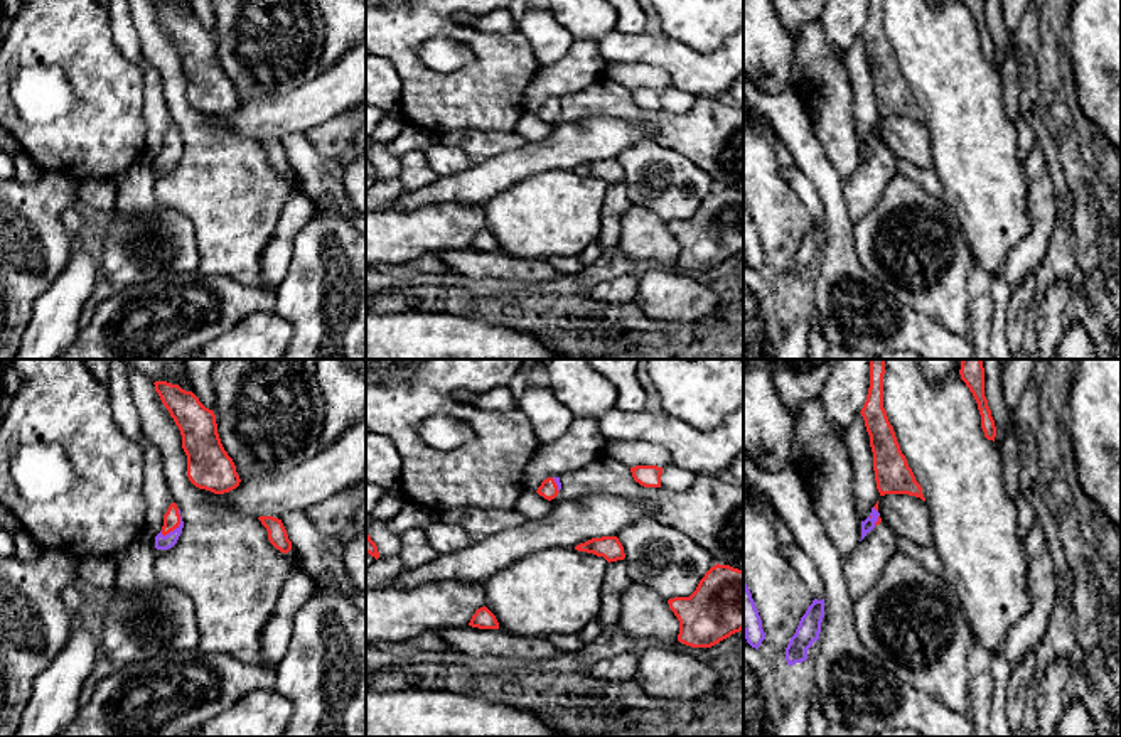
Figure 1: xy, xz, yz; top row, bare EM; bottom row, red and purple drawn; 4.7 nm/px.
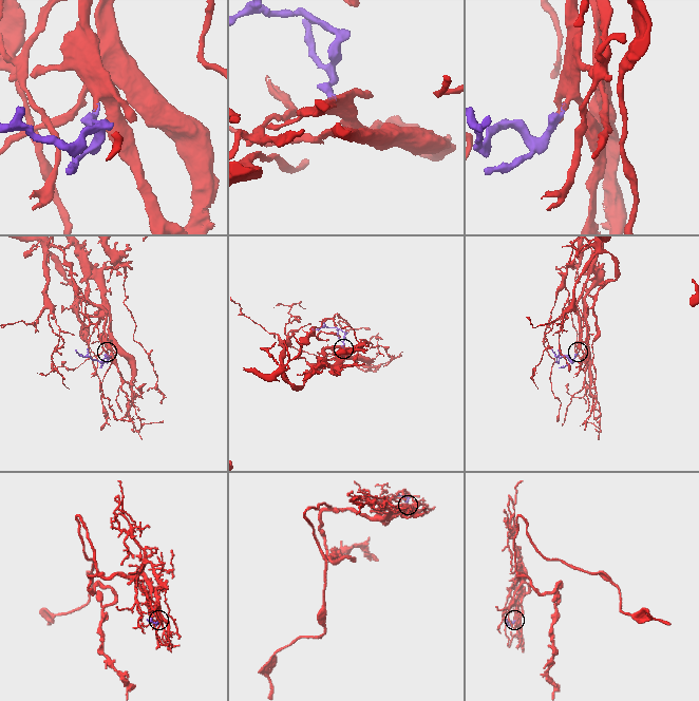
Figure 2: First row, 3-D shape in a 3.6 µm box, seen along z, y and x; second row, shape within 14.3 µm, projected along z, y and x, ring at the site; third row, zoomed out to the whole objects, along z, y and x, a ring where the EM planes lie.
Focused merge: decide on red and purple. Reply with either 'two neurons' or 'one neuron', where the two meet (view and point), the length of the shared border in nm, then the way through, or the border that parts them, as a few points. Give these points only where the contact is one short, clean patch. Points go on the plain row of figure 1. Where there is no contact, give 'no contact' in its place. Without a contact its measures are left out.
one neuron; meets red in xy at (177, 147); contact 150 nm long; runs through xy (171, 140), (177, 147), (171, 154), (169, 162)

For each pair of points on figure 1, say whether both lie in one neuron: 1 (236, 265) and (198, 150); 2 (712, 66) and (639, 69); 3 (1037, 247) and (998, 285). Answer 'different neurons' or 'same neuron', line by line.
1: same neuron
2: different neurons
3: different neurons

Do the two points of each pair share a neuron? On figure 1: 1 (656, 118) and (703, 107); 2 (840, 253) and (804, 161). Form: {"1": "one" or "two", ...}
{"1": "one", "2": "one"}

